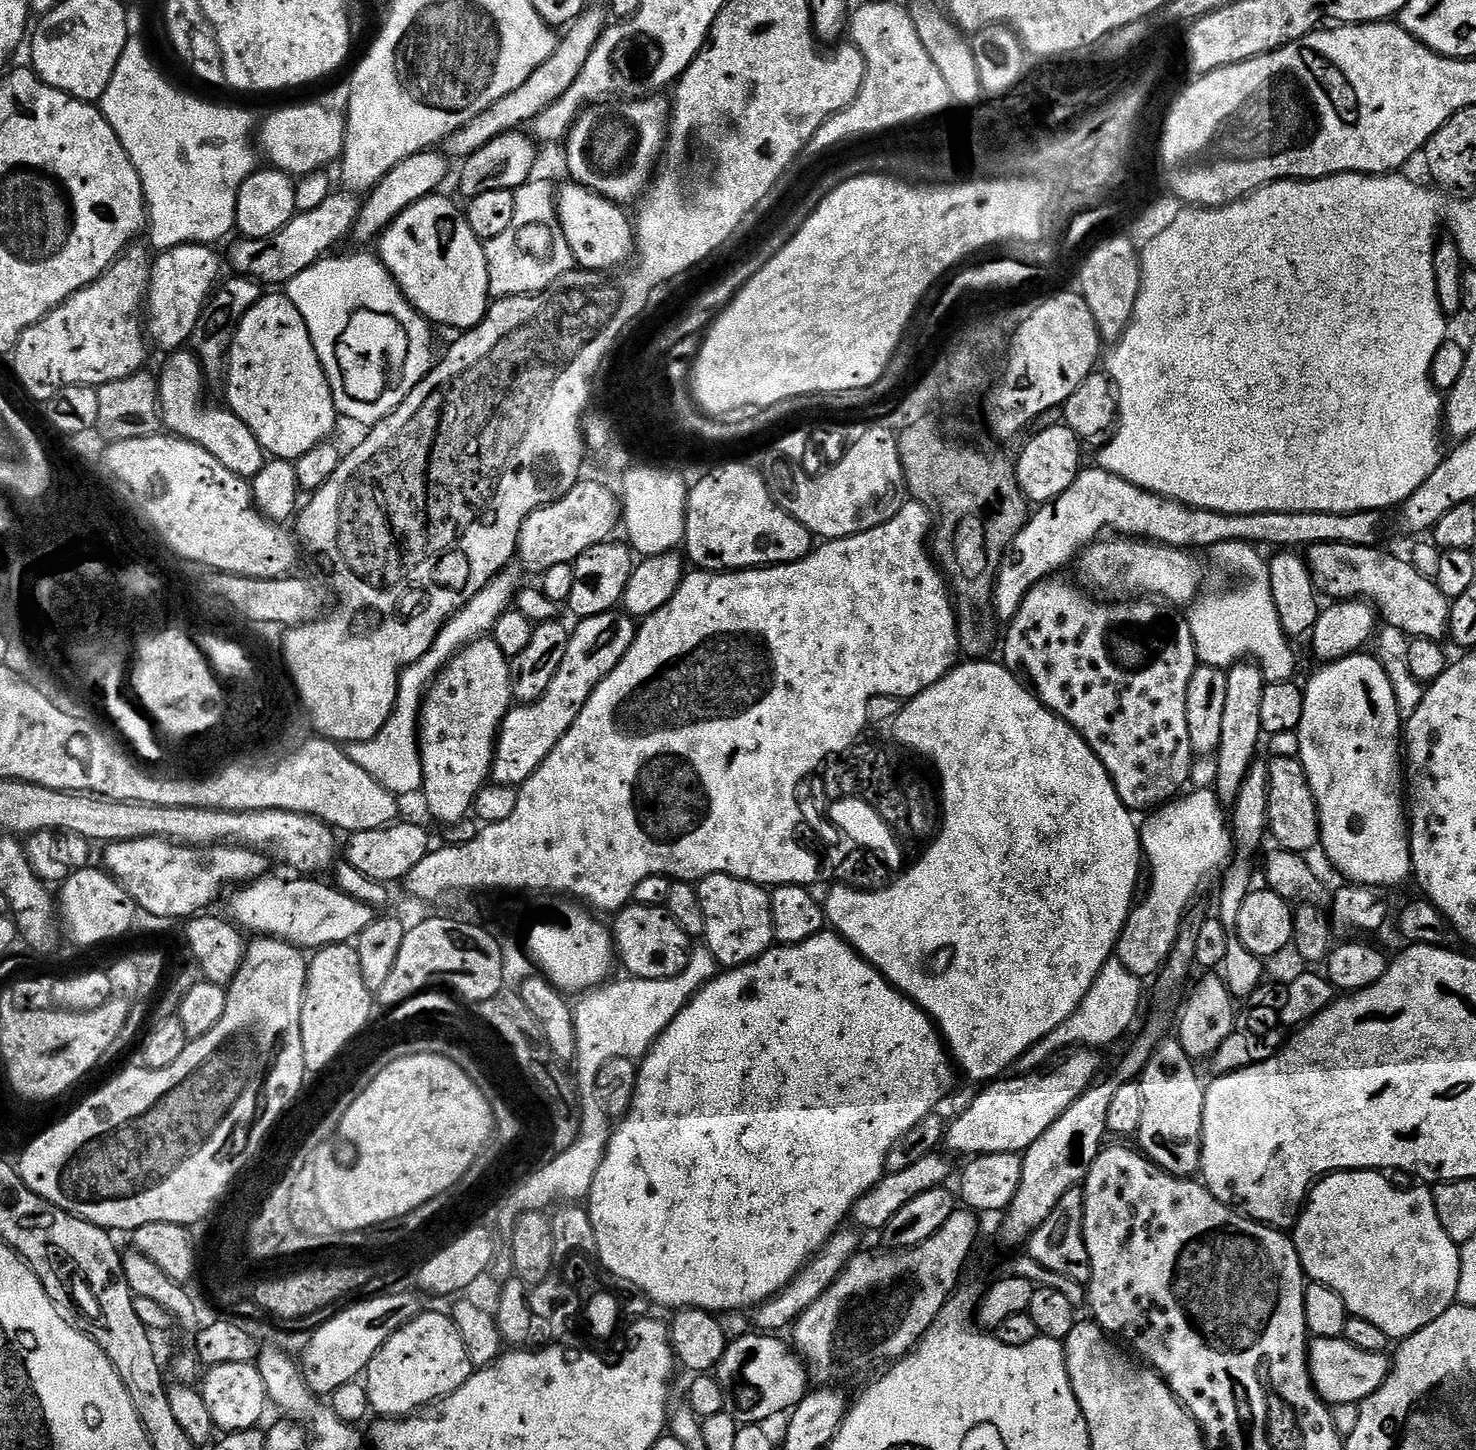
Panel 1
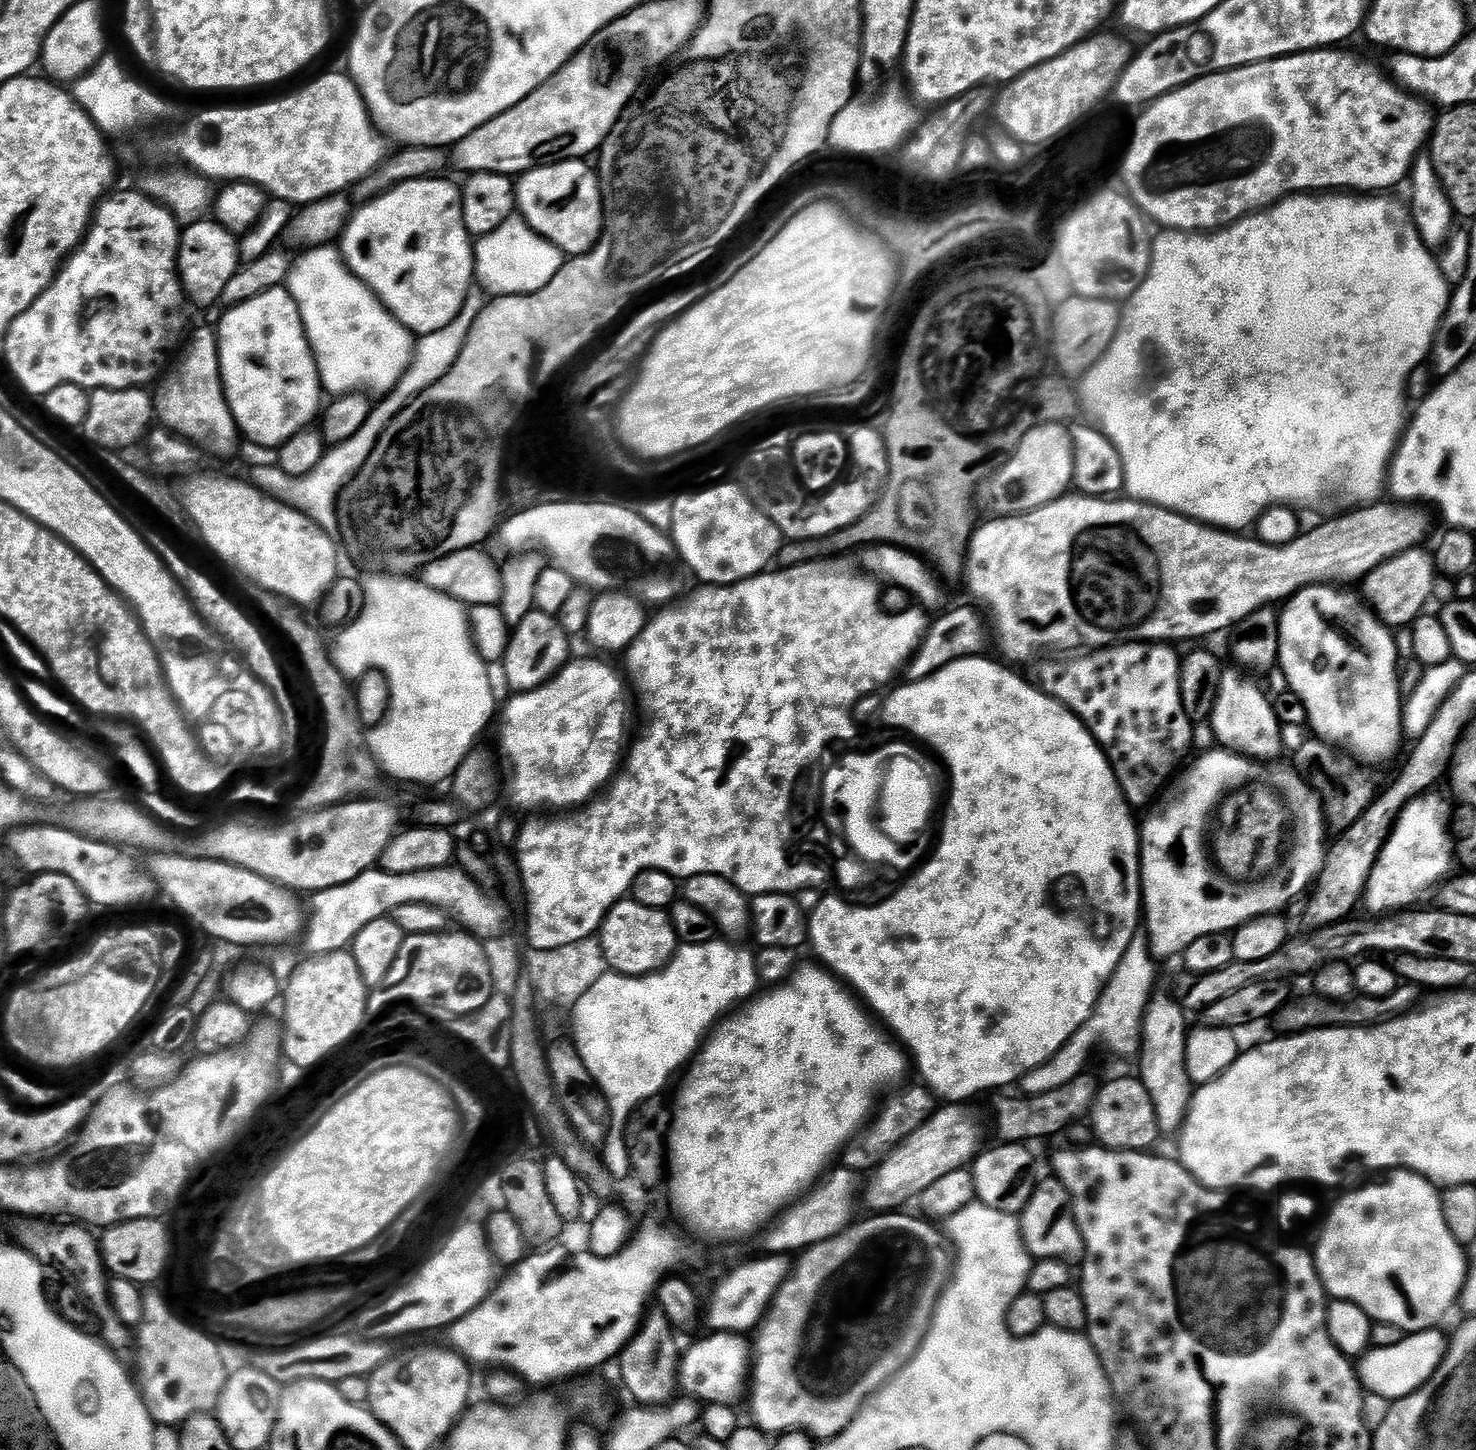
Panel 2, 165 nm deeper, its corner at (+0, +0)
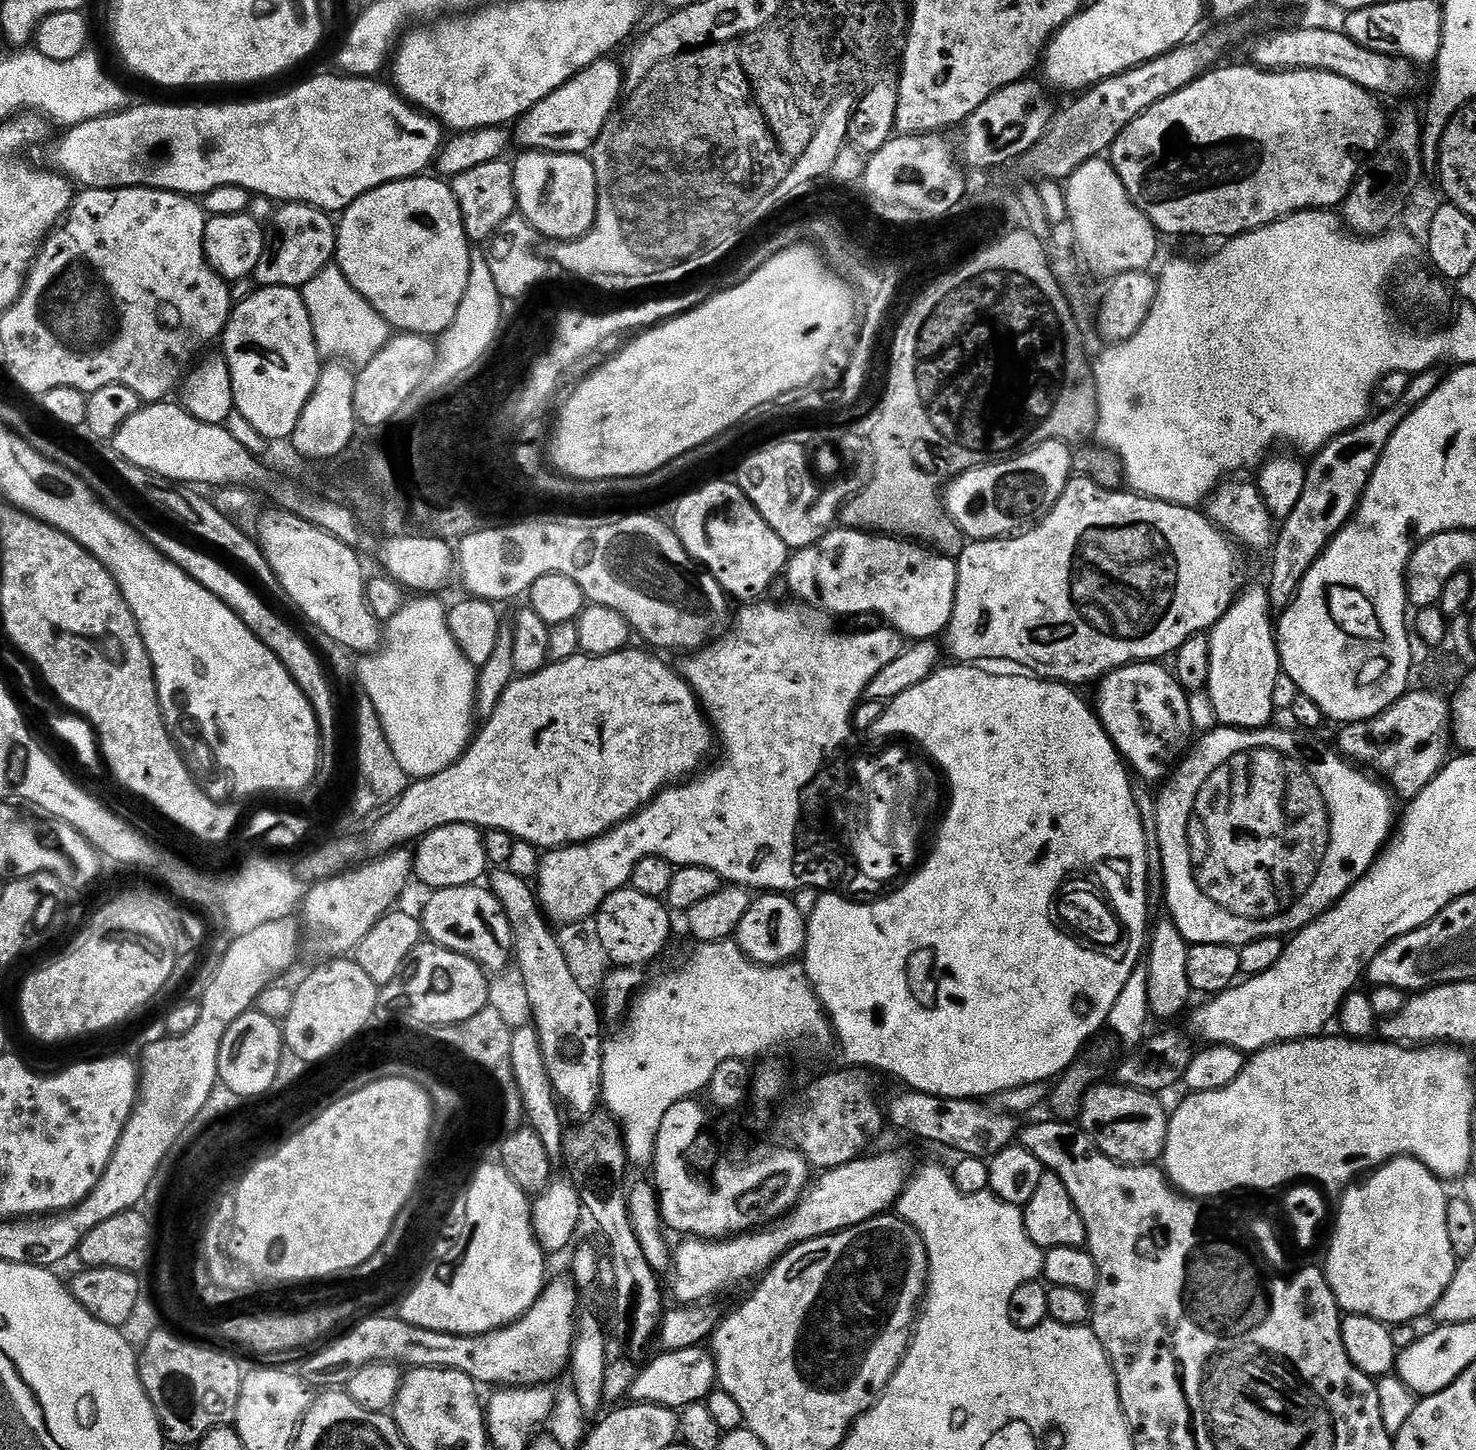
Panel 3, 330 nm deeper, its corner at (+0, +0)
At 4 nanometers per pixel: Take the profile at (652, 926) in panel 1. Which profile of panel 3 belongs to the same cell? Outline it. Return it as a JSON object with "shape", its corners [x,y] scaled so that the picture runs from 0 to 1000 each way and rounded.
{"shape":[[[428,611],[419,612],[408,622],[404,629],[402,637],[404,639],[405,648],[408,651],[411,661],[415,666],[431,668],[439,665],[453,651],[455,646],[456,630],[449,620],[438,618]]]}

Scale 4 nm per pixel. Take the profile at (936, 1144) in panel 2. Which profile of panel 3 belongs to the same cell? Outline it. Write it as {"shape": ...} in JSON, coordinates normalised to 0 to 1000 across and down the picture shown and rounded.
{"shape":[[[599,794],[597,797],[588,797],[577,800],[567,806],[562,806],[555,809],[556,811],[549,814],[547,819],[542,823],[541,828],[531,837],[530,839],[501,851],[497,851],[490,855],[476,855],[474,854],[463,854],[461,859],[457,861],[455,872],[451,882],[455,888],[455,894],[459,900],[472,901],[480,898],[482,894],[507,883],[509,880],[514,881],[516,878],[523,874],[532,863],[535,863],[539,858],[543,858],[551,854],[562,852],[563,850],[570,850],[571,847],[581,846],[589,840],[601,837],[606,831],[616,810],[617,805],[607,794]]]}

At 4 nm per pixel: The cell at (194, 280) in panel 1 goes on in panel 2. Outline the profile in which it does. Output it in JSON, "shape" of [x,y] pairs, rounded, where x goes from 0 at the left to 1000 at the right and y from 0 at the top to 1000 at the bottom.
{"shape":[[[139,150],[124,158],[121,187],[123,199],[128,208],[131,207],[136,212],[141,212],[144,209],[146,210],[162,184],[161,163],[146,151]]]}

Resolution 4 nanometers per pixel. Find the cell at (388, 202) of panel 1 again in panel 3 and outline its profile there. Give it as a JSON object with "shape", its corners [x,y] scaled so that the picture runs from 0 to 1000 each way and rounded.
{"shape":[[[415,40],[404,41],[352,81],[349,86],[349,99],[350,97],[353,103],[364,105],[398,106],[403,99],[411,81],[417,75],[421,66],[419,46]]]}

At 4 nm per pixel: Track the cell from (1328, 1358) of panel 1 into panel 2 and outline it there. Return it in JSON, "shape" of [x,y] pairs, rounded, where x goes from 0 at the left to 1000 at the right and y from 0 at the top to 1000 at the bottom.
{"shape":[[[976,917],[952,921],[951,924],[947,926],[947,928],[928,929],[920,938],[921,954],[927,960],[934,961],[942,967],[947,966],[963,957],[970,950],[972,945],[978,936],[979,929],[980,921],[978,921]]]}

